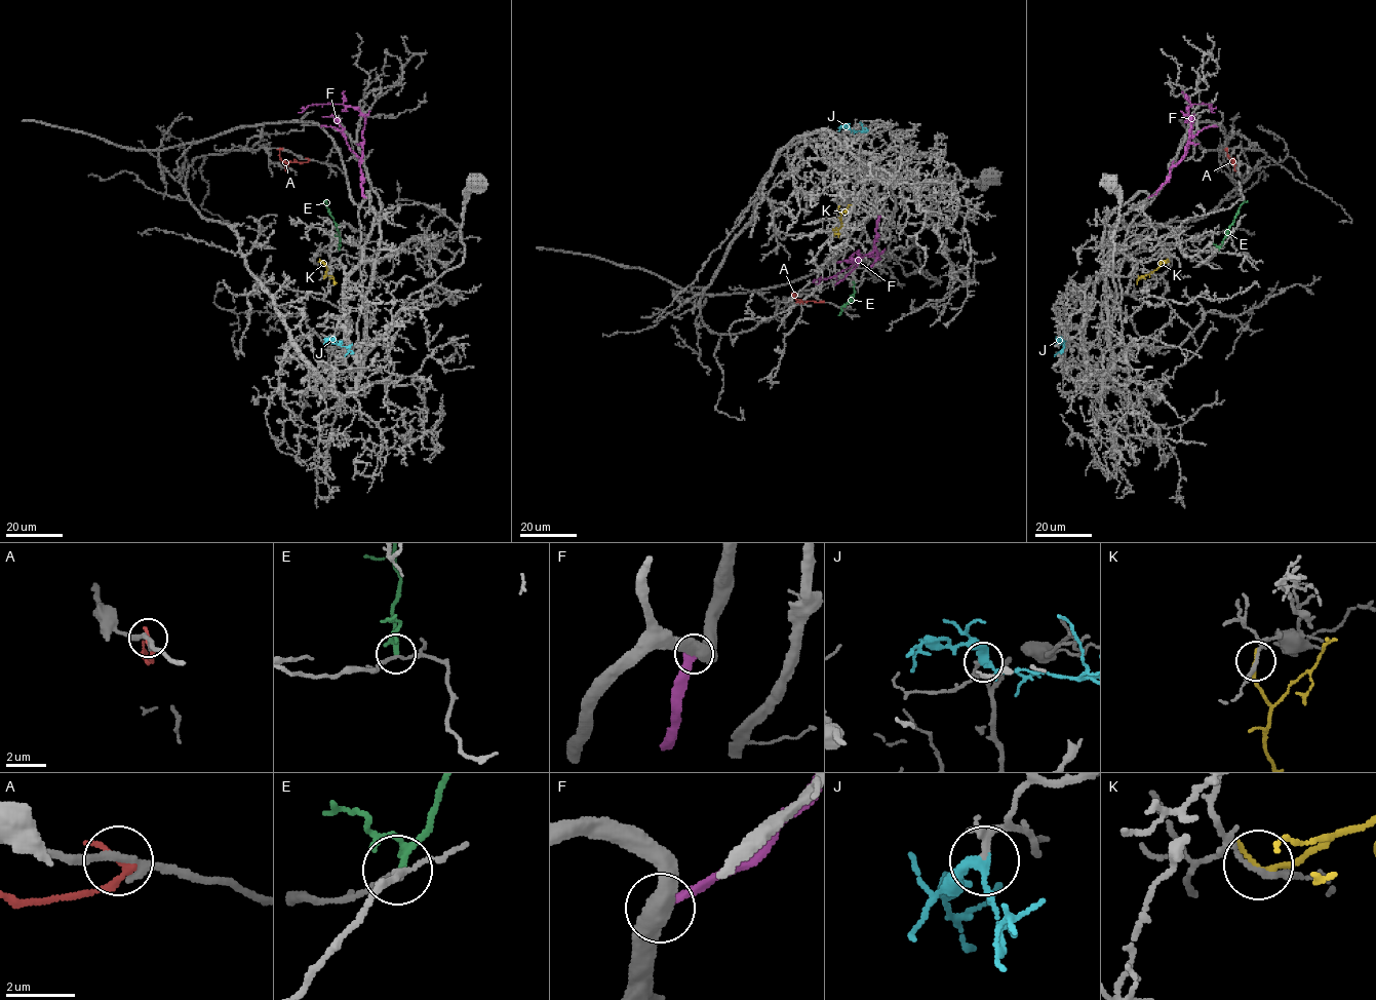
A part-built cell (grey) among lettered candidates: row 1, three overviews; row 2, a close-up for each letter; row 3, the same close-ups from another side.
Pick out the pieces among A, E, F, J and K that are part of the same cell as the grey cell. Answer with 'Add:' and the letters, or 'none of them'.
Add: J

